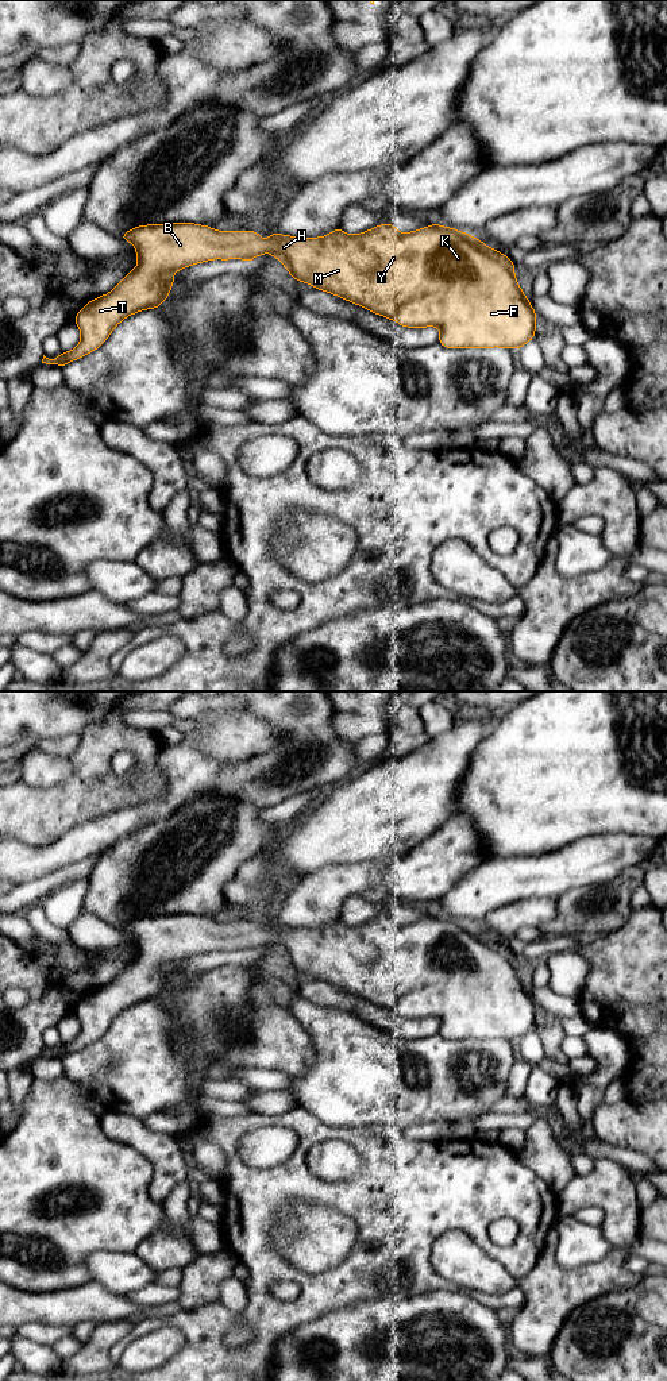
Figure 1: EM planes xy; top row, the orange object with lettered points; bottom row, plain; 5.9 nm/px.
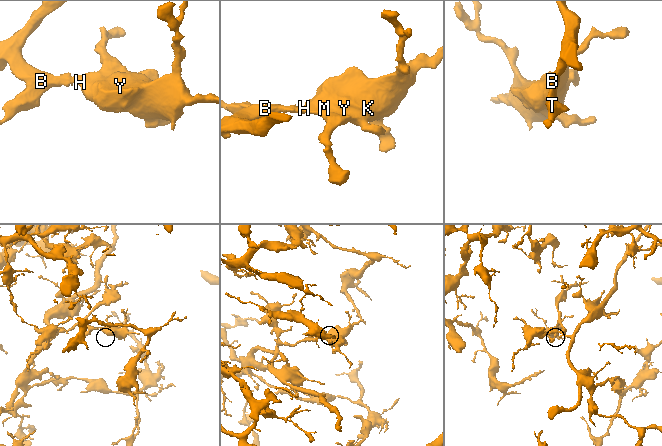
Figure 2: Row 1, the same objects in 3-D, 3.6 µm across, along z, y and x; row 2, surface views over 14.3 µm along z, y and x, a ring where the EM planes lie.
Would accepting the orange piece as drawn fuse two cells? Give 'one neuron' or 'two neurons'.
one neuron

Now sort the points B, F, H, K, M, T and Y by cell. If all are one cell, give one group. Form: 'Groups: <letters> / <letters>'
Groups: B F H K M T Y

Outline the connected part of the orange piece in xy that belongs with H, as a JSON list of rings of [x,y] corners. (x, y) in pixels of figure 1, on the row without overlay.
[[[193,914],[138,917],[119,929],[135,937],[138,957],[112,983],[92,991],[76,1006],[74,1014],[81,1023],[78,1037],[69,1044],[61,1044],[54,1050],[43,1046],[42,1054],[55,1056],[57,1052],[57,1057],[62,1060],[68,1053],[80,1050],[99,1039],[127,1007],[150,999],[159,1000],[161,994],[167,991],[167,985],[176,973],[173,965],[177,961],[212,950],[240,949],[250,953],[257,946],[263,948],[266,942],[274,950],[278,950],[296,972],[336,985],[373,1004],[394,1011],[402,1018],[437,1018],[440,1021],[439,1035],[446,1039],[502,1038],[513,1041],[521,1039],[527,1033],[535,1030],[536,1003],[517,975],[516,956],[506,946],[487,938],[479,930],[450,918],[442,918],[437,914],[406,925],[398,923],[394,915],[381,915],[359,926],[348,926],[338,919],[321,929],[279,926],[274,921],[273,927],[265,929],[265,937],[261,936],[262,926],[255,922],[224,923]]]

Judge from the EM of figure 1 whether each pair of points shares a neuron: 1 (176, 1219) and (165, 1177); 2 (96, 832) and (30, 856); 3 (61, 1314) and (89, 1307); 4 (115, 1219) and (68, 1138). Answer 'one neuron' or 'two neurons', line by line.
1: two neurons
2: one neuron
3: one neuron
4: one neuron

